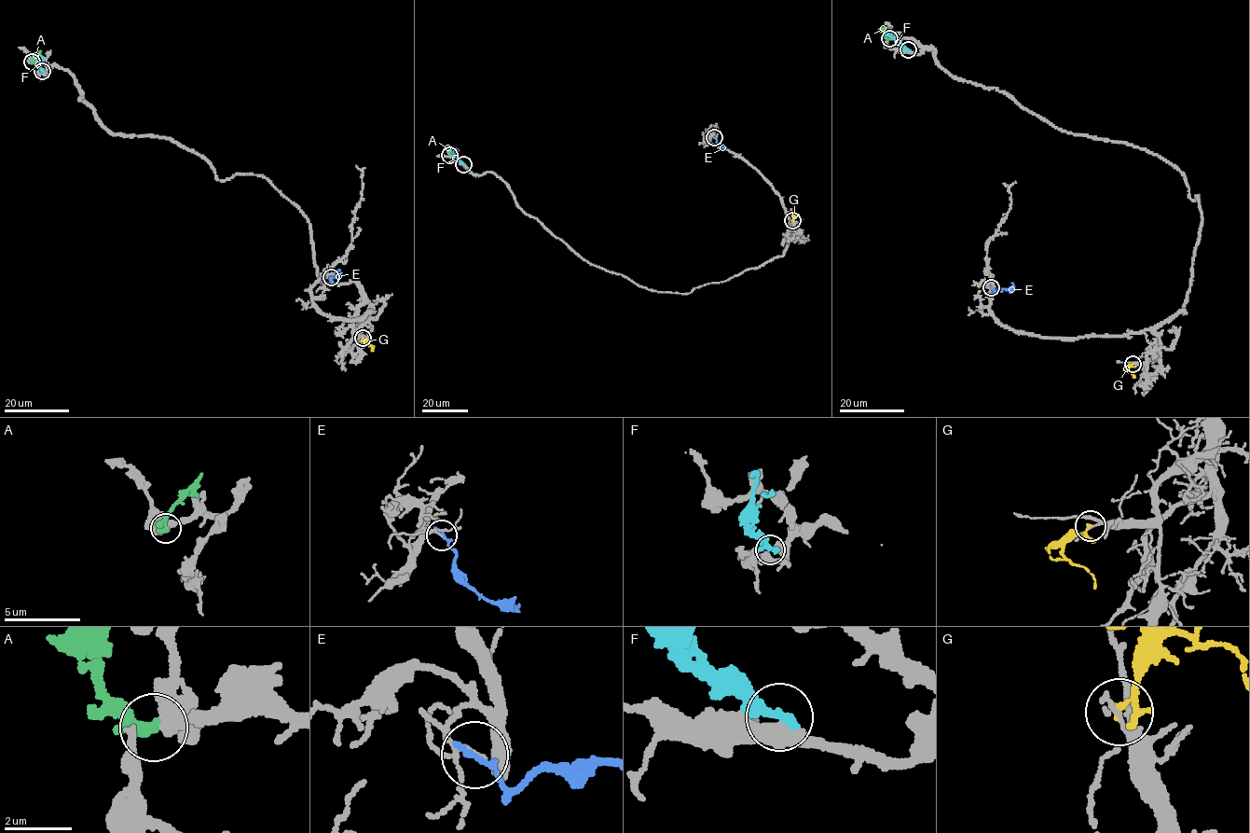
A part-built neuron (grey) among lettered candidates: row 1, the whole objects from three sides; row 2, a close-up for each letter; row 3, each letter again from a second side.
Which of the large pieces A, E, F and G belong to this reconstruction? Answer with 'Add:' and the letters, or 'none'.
Add: A

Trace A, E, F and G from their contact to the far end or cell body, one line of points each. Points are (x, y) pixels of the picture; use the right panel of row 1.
A: (888, 38), (885, 34), (885, 27)
E: (991, 287), (995, 291), (1008, 289), (1011, 286), (1011, 282)
F: (908, 49), (893, 33), (883, 34), (897, 37)
G: (1133, 364), (1128, 368), (1134, 377)

